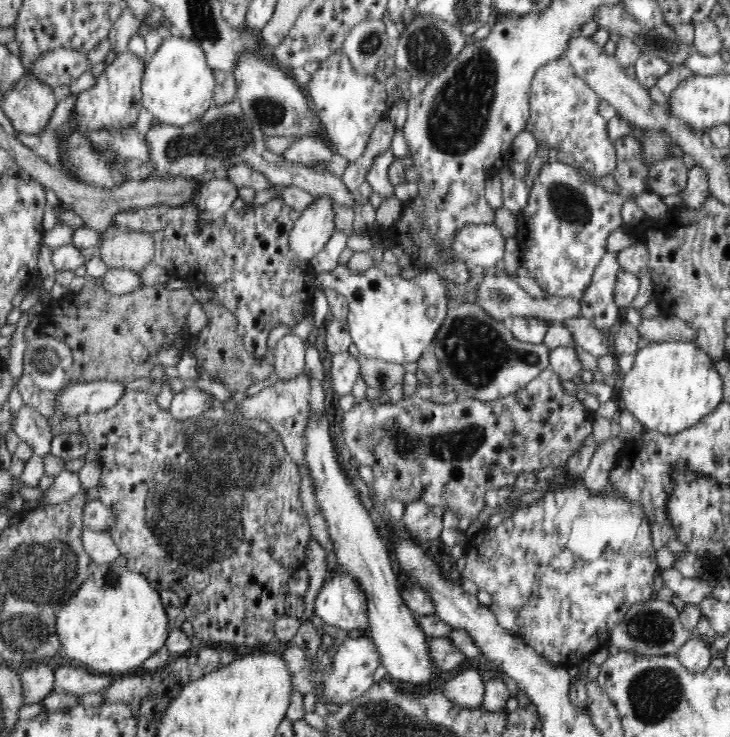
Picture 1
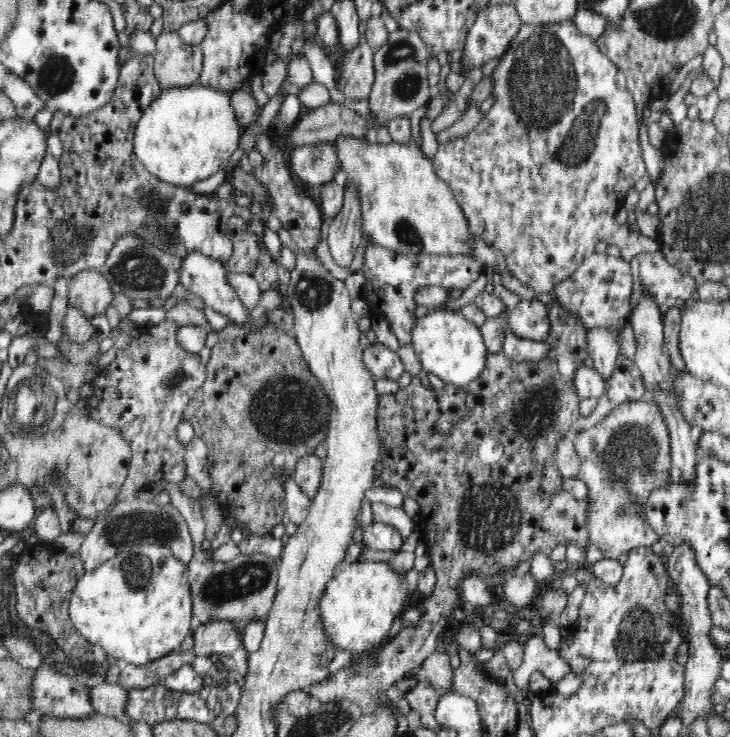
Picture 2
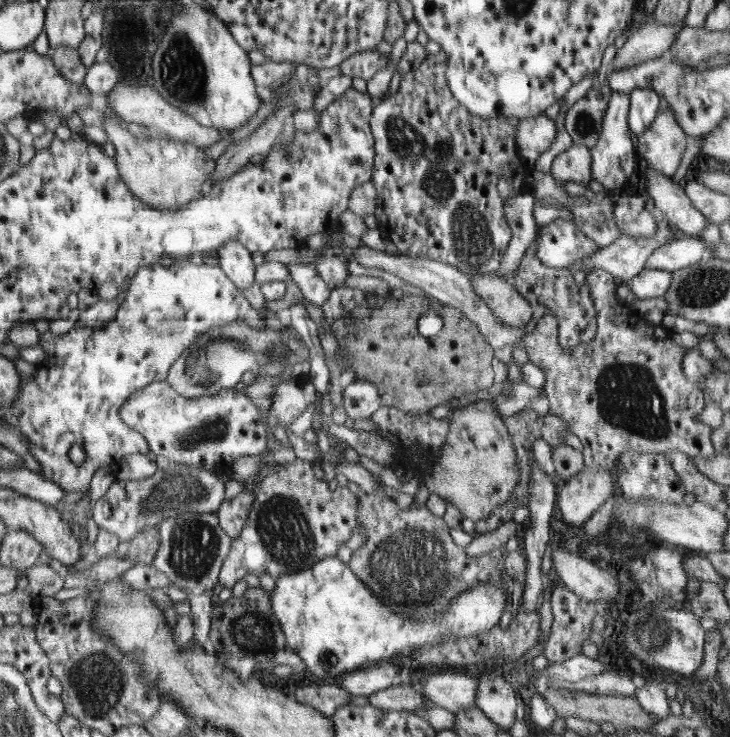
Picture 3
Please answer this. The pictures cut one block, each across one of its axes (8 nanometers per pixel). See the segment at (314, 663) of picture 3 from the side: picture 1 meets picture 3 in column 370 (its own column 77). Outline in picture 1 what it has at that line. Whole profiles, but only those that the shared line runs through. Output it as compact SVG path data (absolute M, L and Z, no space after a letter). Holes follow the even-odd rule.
M113 562L98 565L95 574L82 581L80 588L57 609L54 630L64 654L73 662L79 662L80 666L92 668L96 672L122 674L140 668L144 660L148 660L164 647L171 628L168 626L168 615L162 605L160 593L152 587L148 579L132 572L127 566Z

